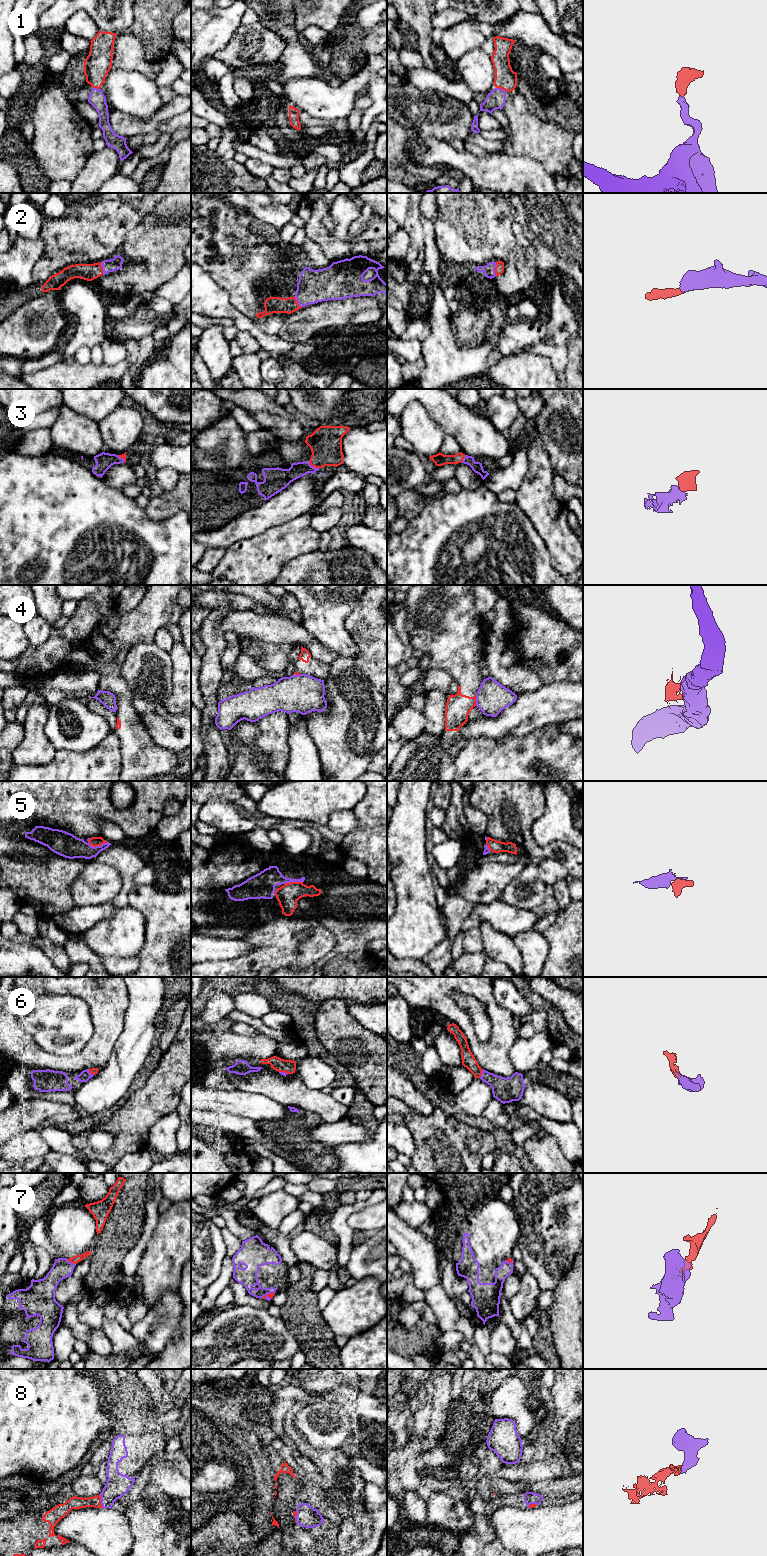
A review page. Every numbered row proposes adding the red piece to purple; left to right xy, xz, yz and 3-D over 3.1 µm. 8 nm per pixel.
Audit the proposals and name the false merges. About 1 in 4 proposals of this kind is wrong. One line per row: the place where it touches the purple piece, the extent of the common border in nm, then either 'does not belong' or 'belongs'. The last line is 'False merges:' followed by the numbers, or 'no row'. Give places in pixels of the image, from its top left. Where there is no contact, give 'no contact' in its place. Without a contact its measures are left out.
1: meets purple in yz at (501, 89); contact 80 nm long; belongs
2: meets purple in yz at (494, 269); contact 110 nm long; belongs
3: meets purple in xz at (312, 466); contact 110 nm long; belongs
4: meets purple in yz at (476, 700); contact 90 nm long; does not belong
5: meets purple in xy at (97, 846); contact 170 nm long; belongs
6: meets purple in yz at (482, 1073); contact 80 nm long; belongs
7: meets purple in xy at (70, 1262); contact 80 nm long; belongs
8: meets purple in xy at (101, 1501); contact 110 nm long; belongs
False merges: 4

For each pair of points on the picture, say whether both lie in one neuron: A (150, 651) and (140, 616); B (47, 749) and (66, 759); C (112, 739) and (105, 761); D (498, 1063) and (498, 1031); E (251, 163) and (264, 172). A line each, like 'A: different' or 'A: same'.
A: different
B: different
C: same
D: same
E: same

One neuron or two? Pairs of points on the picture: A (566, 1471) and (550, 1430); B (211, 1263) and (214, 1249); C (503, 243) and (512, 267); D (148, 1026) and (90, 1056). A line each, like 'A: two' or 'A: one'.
A: one
B: one
C: two
D: two

